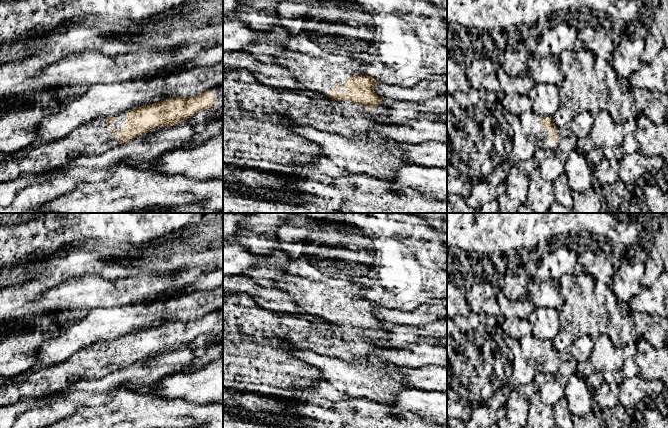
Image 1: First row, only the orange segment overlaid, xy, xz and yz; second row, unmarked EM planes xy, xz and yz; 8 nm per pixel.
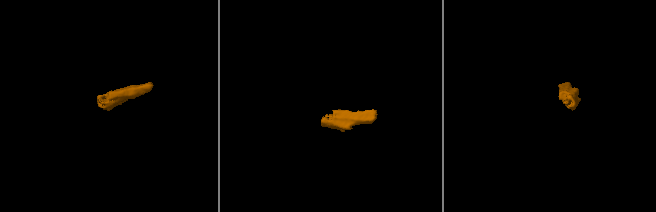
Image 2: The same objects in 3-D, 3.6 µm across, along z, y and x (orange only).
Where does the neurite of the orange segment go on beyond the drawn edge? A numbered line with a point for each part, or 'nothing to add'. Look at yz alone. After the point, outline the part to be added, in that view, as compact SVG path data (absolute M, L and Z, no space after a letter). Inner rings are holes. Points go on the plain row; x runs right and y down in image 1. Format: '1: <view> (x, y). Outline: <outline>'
1: yz (530, 346). Outline: M532 334L527 335L519 340L520 347L524 357L529 358L535 362L535 368L537 372L541 372L546 376L553 377L558 372L558 365L560 364L560 359L558 359L558 364L551 367L548 365L550 361L550 355L548 353L542 353L541 346L539 344L540 339L537 339Z

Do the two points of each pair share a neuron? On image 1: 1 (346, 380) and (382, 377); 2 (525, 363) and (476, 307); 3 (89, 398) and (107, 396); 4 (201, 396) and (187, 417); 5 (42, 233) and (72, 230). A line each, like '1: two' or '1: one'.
1: one
2: two
3: one
4: two
5: one

